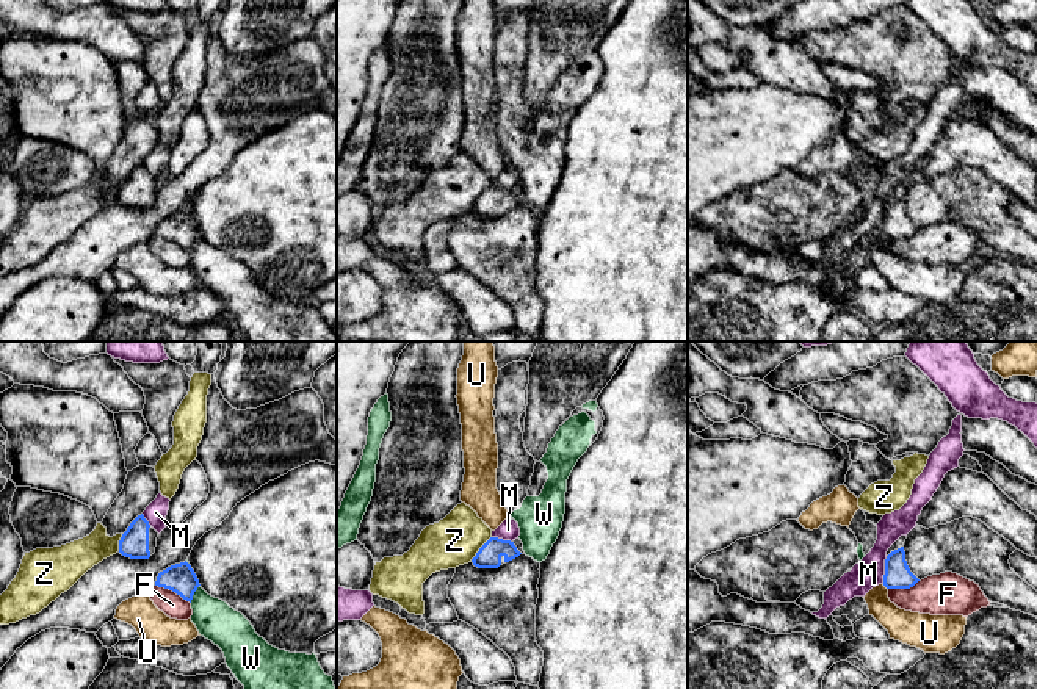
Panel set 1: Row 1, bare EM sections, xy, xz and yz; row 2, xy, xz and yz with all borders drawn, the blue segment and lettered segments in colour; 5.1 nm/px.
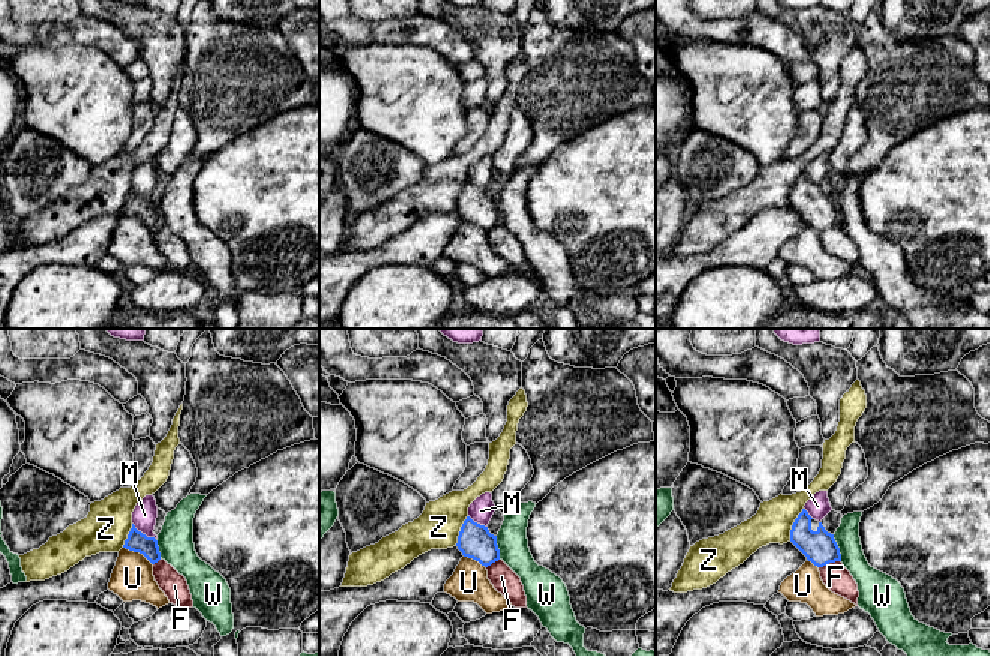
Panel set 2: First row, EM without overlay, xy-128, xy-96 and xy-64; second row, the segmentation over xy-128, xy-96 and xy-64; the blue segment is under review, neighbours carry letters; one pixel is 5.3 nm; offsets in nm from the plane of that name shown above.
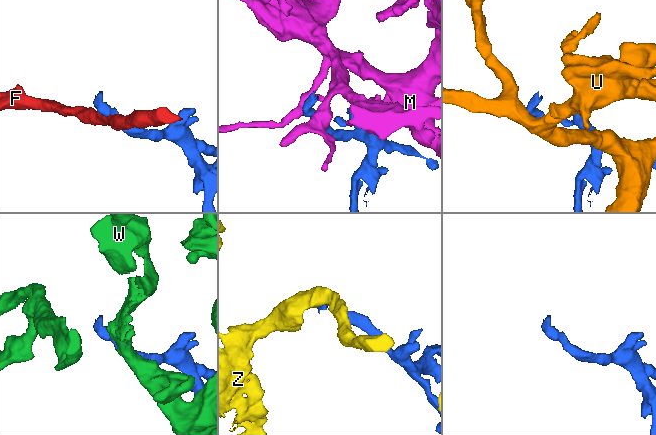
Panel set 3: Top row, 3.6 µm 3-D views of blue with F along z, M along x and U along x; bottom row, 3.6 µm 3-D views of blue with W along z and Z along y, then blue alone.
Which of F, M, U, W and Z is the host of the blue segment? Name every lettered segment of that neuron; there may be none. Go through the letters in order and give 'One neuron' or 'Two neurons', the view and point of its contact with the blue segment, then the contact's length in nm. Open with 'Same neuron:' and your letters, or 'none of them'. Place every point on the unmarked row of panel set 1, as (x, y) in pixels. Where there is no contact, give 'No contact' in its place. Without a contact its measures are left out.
Same neuron: none of them
F: Two neurons. Touches blue at xy (173, 240). Shared border 200 nm
M: Two neurons. Touches blue at yz (885, 220). Shared border 150 nm
U: Two neurons. Touches blue at yz (885, 235). Shared border 40 nm
W: Two neurons. Touches blue at xy (193, 243). Shared border 110 nm
Z: Two neurons. Touches blue at xz (480, 198). Shared border 170 nm

